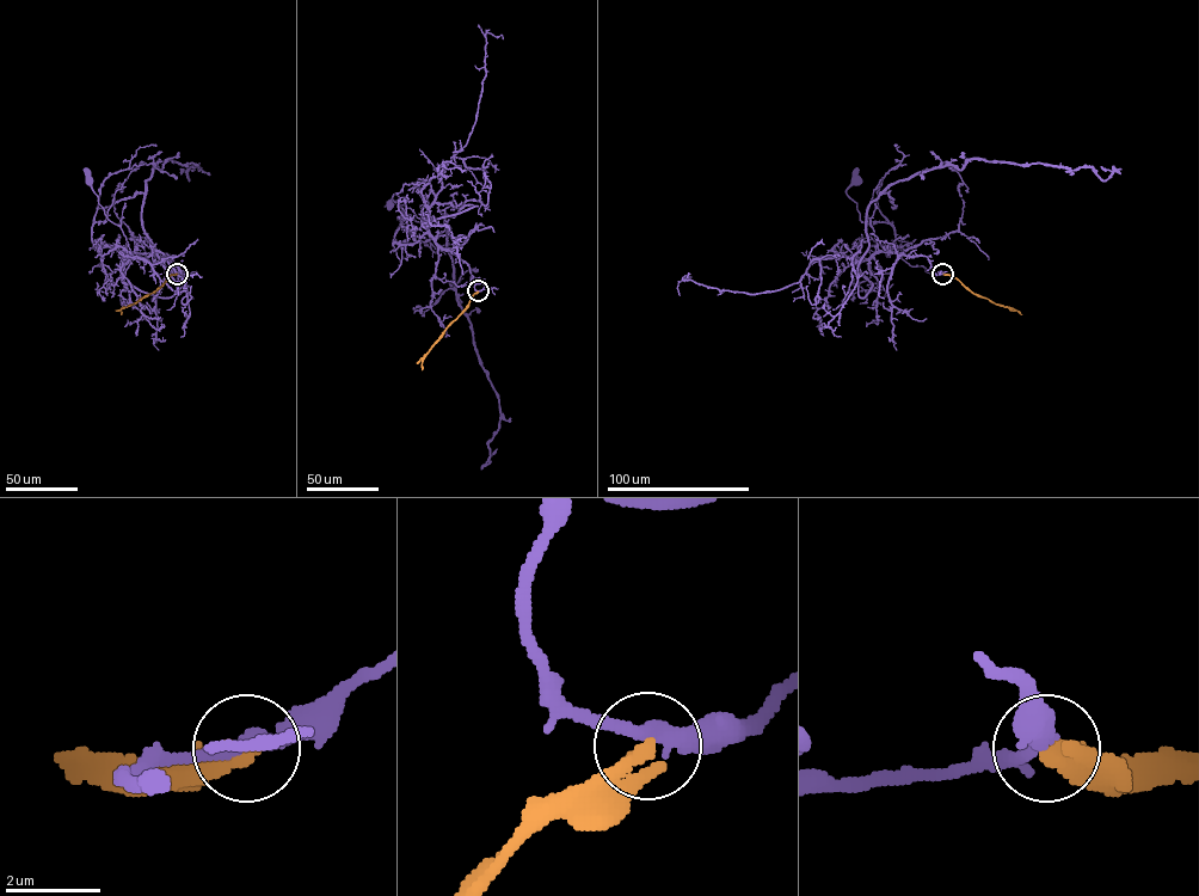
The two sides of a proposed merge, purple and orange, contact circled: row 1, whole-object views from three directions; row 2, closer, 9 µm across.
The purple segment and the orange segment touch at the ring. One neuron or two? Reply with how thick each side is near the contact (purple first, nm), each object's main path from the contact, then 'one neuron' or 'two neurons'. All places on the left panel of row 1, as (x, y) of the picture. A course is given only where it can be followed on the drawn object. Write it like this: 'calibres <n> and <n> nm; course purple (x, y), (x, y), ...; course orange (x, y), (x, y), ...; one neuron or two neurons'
calibres 320 and 380 nm; course purple (177, 274), (171, 272), (170, 256), (127, 250), (122, 228), (108, 219), (88, 180); course orange (177, 274), (151, 294), (122, 307), (122, 314); two neurons

